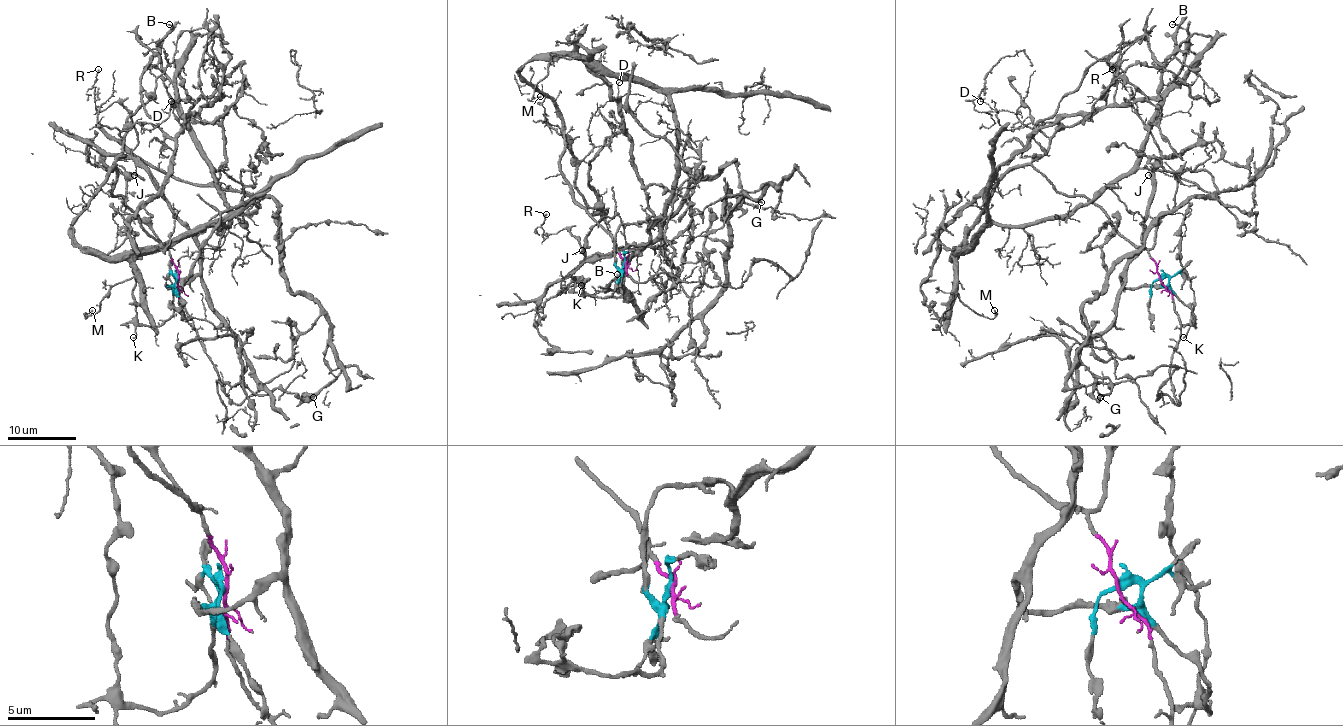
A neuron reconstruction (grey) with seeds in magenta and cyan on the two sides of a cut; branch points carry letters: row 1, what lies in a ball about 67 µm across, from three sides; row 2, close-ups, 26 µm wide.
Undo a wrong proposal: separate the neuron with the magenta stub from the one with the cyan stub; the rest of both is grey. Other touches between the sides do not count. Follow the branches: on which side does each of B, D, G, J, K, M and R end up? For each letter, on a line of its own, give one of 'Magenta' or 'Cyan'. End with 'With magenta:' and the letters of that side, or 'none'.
B: Magenta
D: Magenta
G: Cyan
J: Cyan
K: Cyan
M: Magenta
R: Cyan
With magenta: B, D, M

